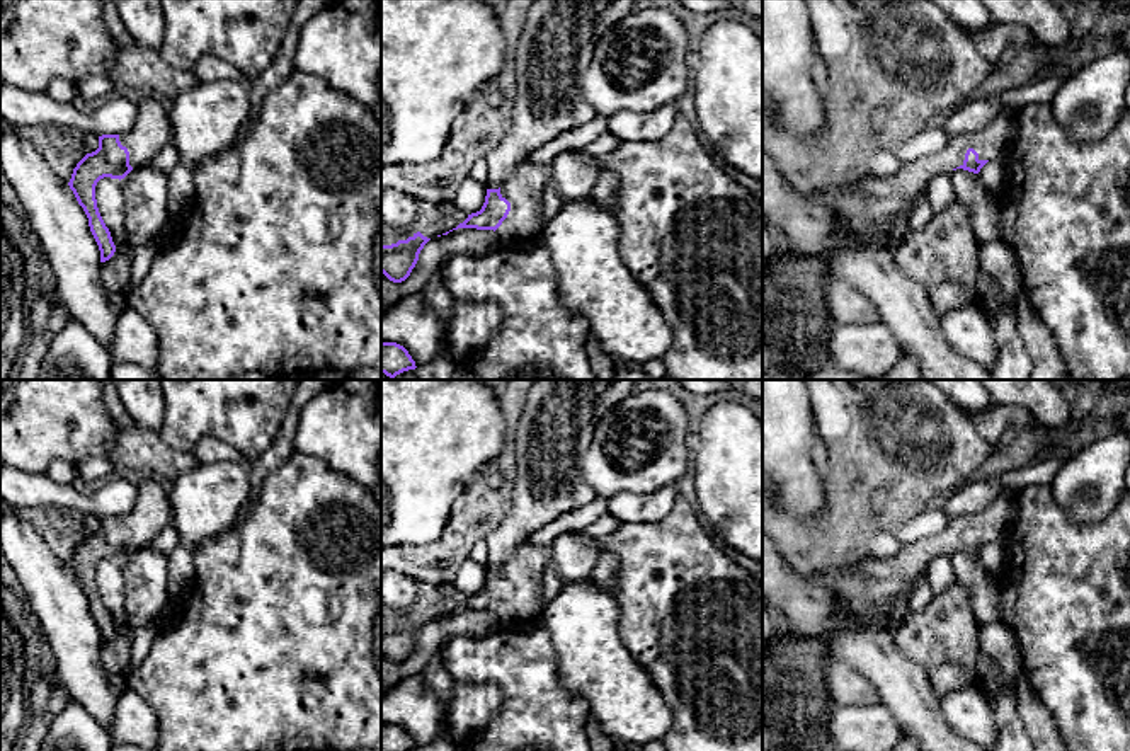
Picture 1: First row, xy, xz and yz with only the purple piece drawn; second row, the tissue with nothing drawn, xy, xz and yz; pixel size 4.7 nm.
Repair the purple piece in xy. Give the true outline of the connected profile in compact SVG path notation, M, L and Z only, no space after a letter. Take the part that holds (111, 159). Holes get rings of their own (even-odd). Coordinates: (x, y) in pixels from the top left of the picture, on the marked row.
M143 95L134 126L124 135L99 136L99 148L87 153L73 169L68 186L88 218L100 262L114 255L116 245L97 208L97 182L104 177L124 179L133 169L148 163L170 141L167 102Z

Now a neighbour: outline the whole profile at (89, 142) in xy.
M71 126L73 135L78 140L80 146L83 148L85 155L92 153L99 148L99 136L94 135L92 131L78 126Z

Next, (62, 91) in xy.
M53 78L44 92L60 104L73 104L77 85L65 78Z

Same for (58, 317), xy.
M51 305L48 329L51 332L60 332L70 320L68 312L63 305Z

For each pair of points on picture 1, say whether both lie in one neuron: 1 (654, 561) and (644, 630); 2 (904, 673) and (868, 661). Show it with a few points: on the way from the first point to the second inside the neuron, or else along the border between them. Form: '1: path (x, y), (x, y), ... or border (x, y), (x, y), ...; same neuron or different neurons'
1: path (650, 578), (650, 613); same neuron
2: path (896, 673), (877, 661); same neuron

